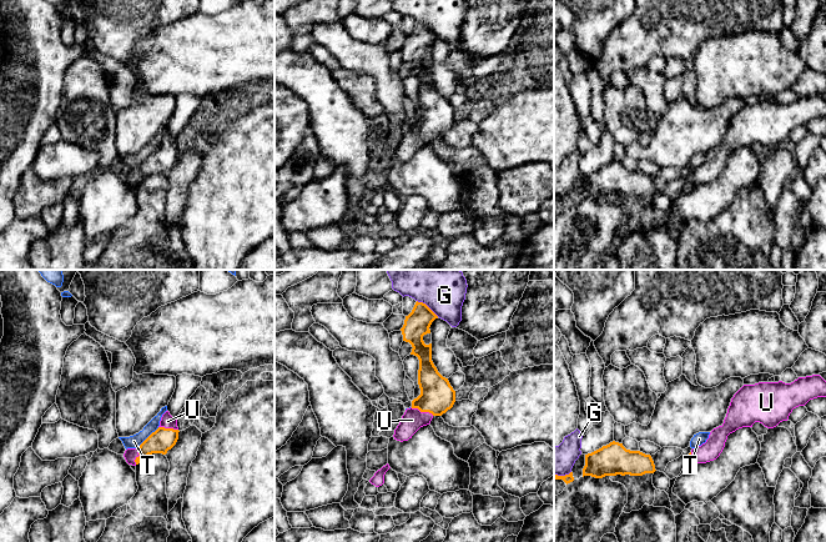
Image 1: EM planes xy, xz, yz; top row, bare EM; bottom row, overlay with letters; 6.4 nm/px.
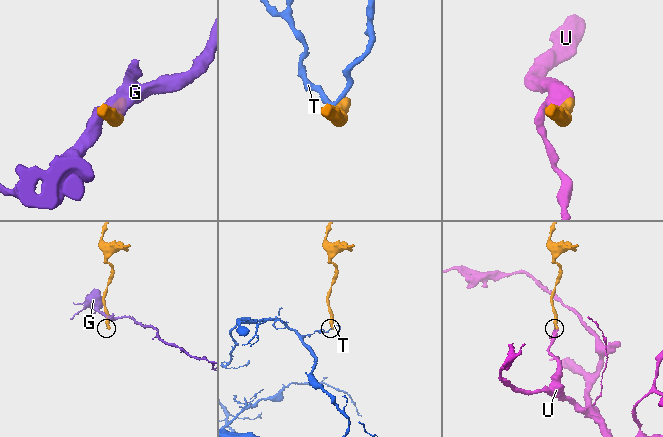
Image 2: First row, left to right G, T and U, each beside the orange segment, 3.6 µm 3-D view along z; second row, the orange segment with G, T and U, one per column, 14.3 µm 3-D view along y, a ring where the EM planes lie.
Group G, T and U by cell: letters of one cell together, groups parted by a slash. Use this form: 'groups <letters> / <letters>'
groups G / T / U

